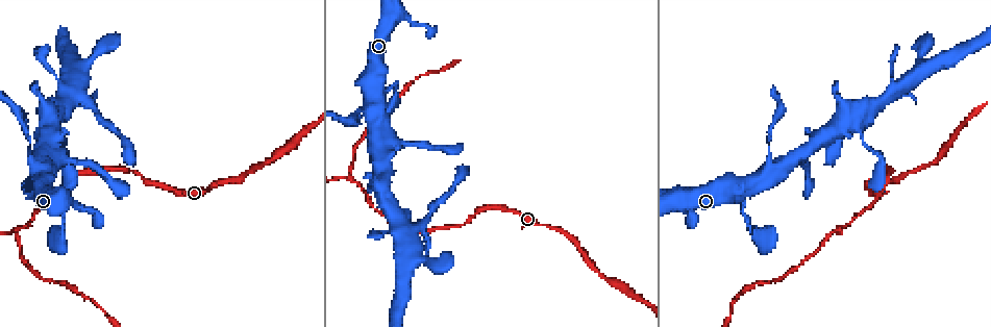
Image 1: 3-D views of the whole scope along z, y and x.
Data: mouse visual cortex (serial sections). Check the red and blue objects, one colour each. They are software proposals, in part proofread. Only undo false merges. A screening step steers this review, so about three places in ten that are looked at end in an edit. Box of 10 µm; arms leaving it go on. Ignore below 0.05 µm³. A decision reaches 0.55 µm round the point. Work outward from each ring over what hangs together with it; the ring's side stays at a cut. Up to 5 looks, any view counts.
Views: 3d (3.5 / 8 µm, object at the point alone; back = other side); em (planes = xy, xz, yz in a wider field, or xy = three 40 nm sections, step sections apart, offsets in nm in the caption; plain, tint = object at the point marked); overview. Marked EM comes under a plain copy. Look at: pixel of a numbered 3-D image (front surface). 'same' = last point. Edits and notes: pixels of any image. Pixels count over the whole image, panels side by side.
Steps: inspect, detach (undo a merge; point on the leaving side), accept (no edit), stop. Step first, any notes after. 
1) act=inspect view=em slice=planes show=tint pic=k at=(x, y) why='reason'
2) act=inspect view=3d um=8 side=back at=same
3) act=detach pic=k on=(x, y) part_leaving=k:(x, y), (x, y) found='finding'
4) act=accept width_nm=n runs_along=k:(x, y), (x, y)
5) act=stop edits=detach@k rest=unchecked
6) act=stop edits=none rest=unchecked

act=inspect view=3d um=3.5 pic=1 at=(354, 180) why='three-way junction'

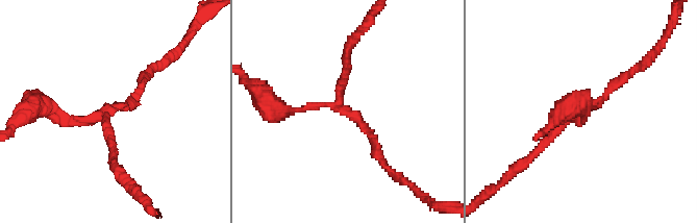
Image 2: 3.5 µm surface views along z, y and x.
act=inspect view=em slice=xy step=5 show=tint pic=2 at=(112, 108)

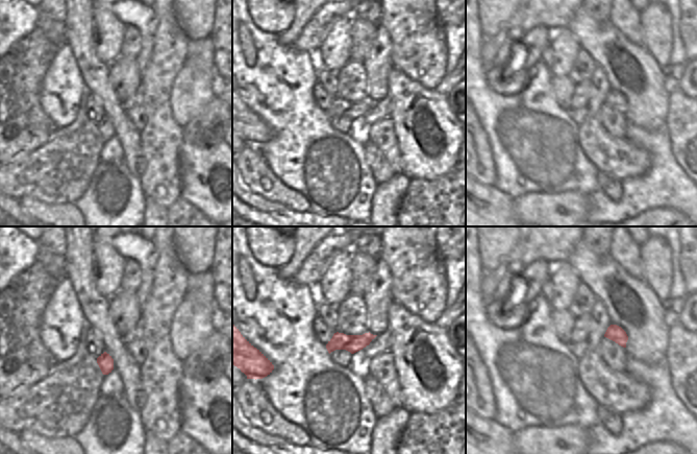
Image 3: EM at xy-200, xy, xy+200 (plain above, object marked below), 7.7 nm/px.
act=inspect view=em slice=xy step=2 show=tint at=same why='cut it another way'

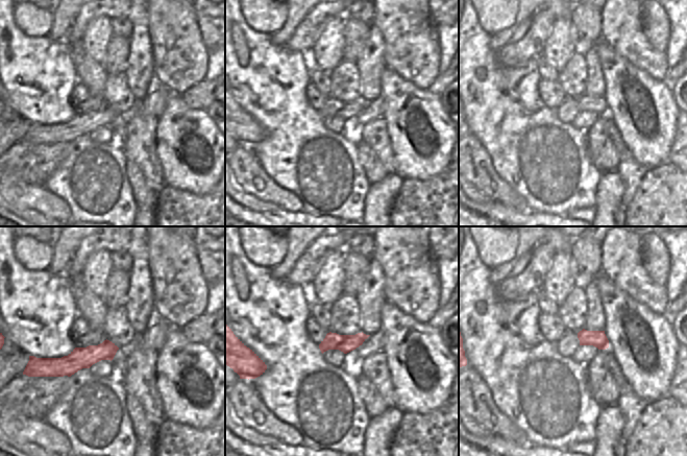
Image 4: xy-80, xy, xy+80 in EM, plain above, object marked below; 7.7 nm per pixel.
act=detach pic=2 on=(544, 143) part_leaving=2:(338, 101), (347, 45), (361, 31) found='a second cell is stuck on'

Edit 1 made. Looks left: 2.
act=inspect view=3d um=3.5 pic=1 at=(769, 147) why='a narrow waist'

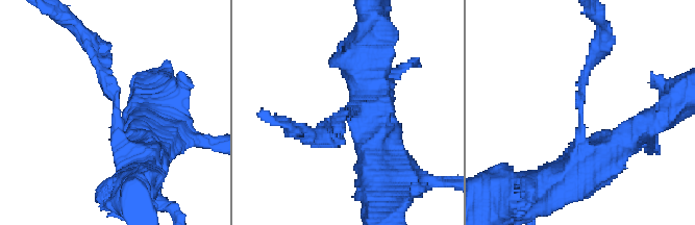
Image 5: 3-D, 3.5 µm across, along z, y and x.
act=inspect view=em slice=planes show=tint pic=5 at=(581, 114) arm_widths_nm=150,500

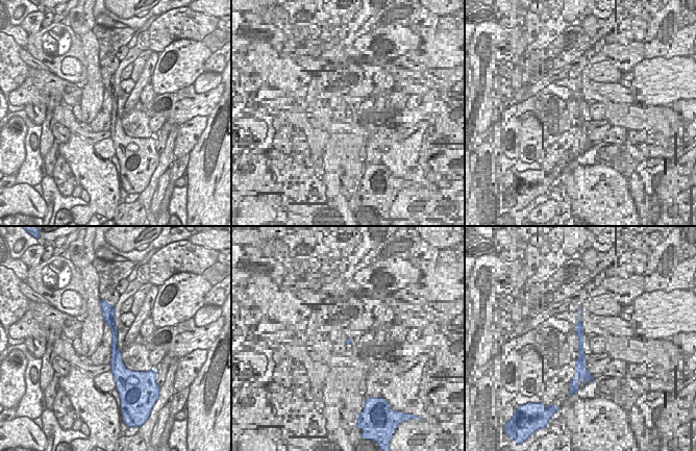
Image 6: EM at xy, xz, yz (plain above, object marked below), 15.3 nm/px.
act=detach pic=5 on=(109, 82) border=6:(117, 347), (112, 351) found='a second cell is stuck on'

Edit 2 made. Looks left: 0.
act=stop edits=detach@2,detach@5 rest=unchecked

